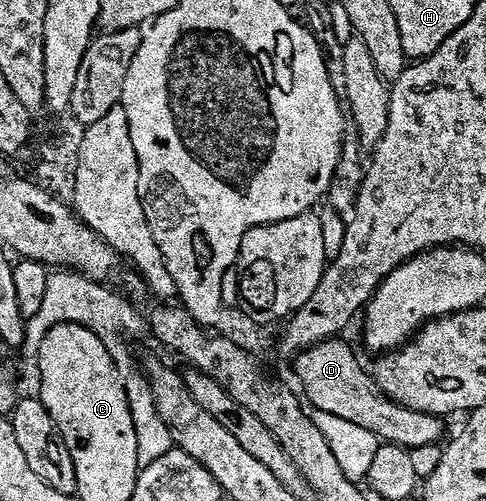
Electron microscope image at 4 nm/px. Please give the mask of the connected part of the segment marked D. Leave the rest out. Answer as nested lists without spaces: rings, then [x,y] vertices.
[[[339,338],[325,339],[323,343],[315,343],[309,351],[295,356],[296,375],[304,386],[307,402],[311,406],[313,403],[316,411],[334,413],[334,417],[342,417],[342,421],[354,421],[354,425],[361,429],[370,429],[370,433],[379,435],[385,444],[407,449],[439,444],[444,435],[445,420],[439,415],[415,411],[389,399],[376,384],[369,368],[367,371],[362,367],[359,357],[340,342]]]

